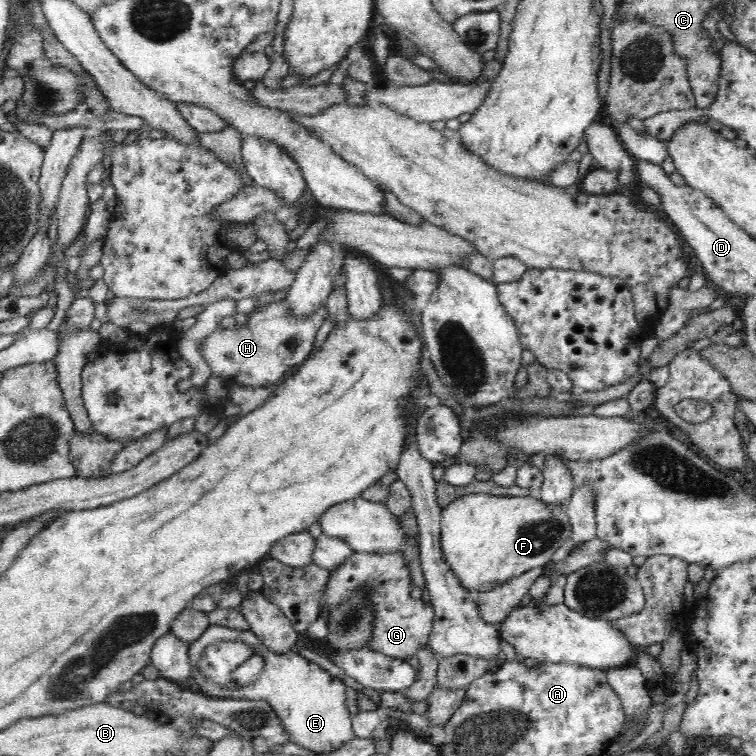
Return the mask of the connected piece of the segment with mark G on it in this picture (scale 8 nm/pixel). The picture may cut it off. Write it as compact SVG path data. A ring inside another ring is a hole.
M402 551L396 554L356 553L349 562L332 571L328 581L324 606L319 616L326 616L327 610L333 605L340 604L349 594L349 590L356 588L364 581L372 585L374 595L371 596L375 603L375 613L378 620L375 622L374 639L370 648L386 656L393 656L405 660L408 656L416 655L416 650L422 648L429 641L433 628L434 609L430 603L422 599L413 599L410 592L413 590L410 571L404 560Z

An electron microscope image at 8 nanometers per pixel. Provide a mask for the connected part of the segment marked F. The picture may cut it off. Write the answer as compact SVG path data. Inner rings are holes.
M529 493L524 496L467 494L458 497L441 512L441 545L445 559L459 578L460 584L473 594L491 593L497 586L526 571L545 567L560 546L570 542L572 531L566 504L548 504L537 495Z

